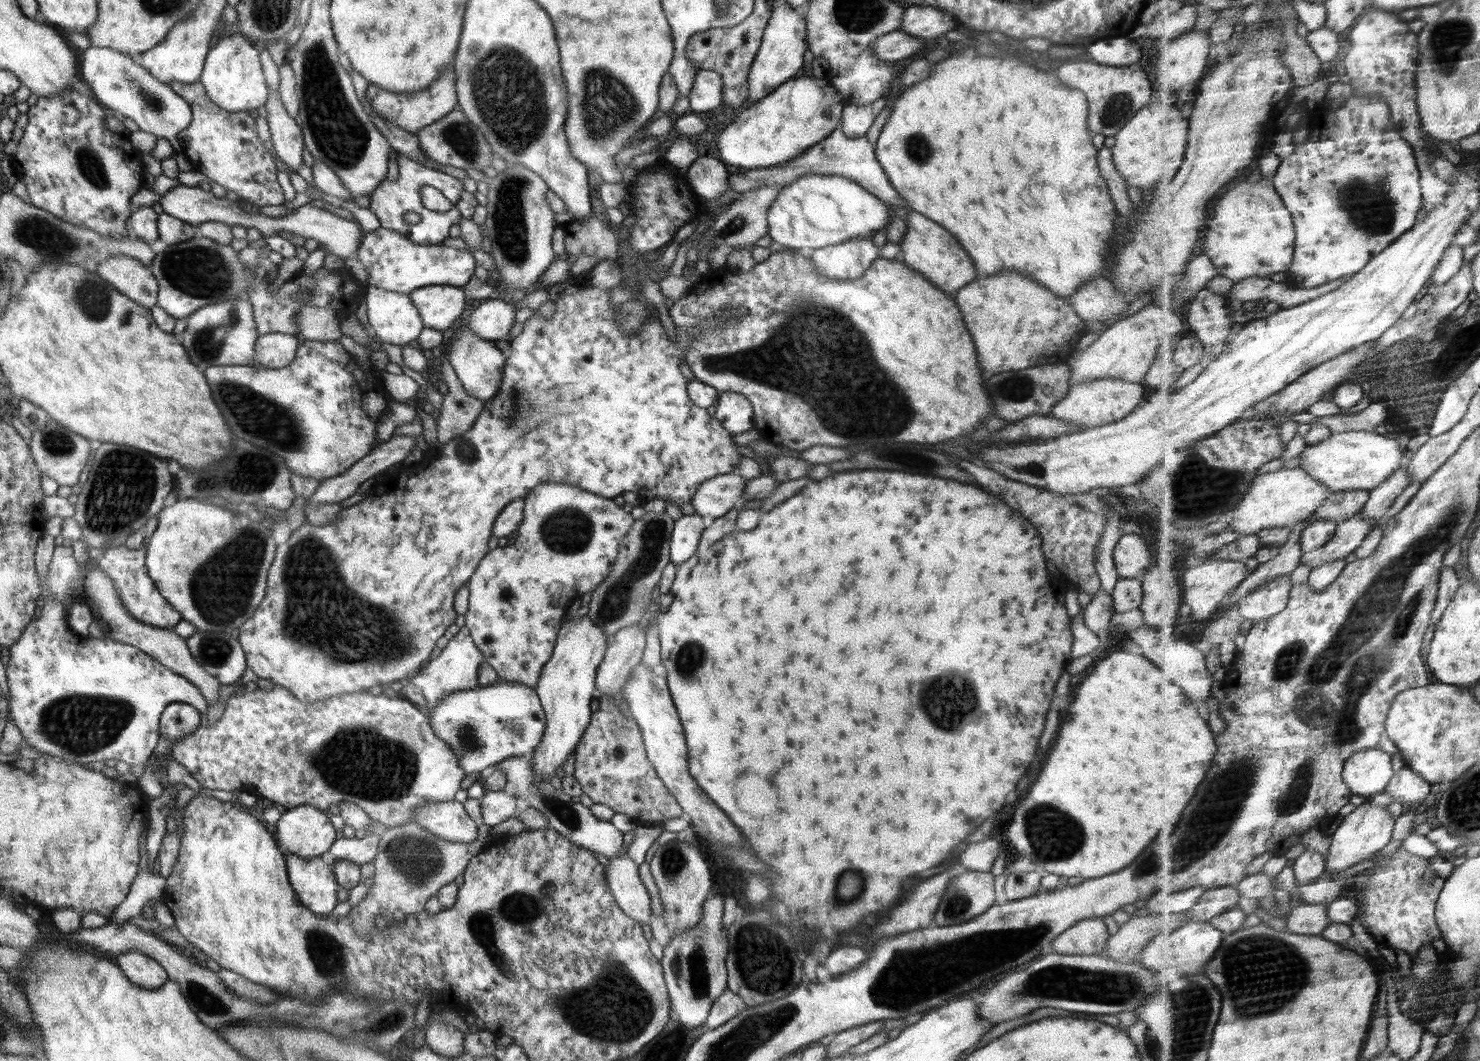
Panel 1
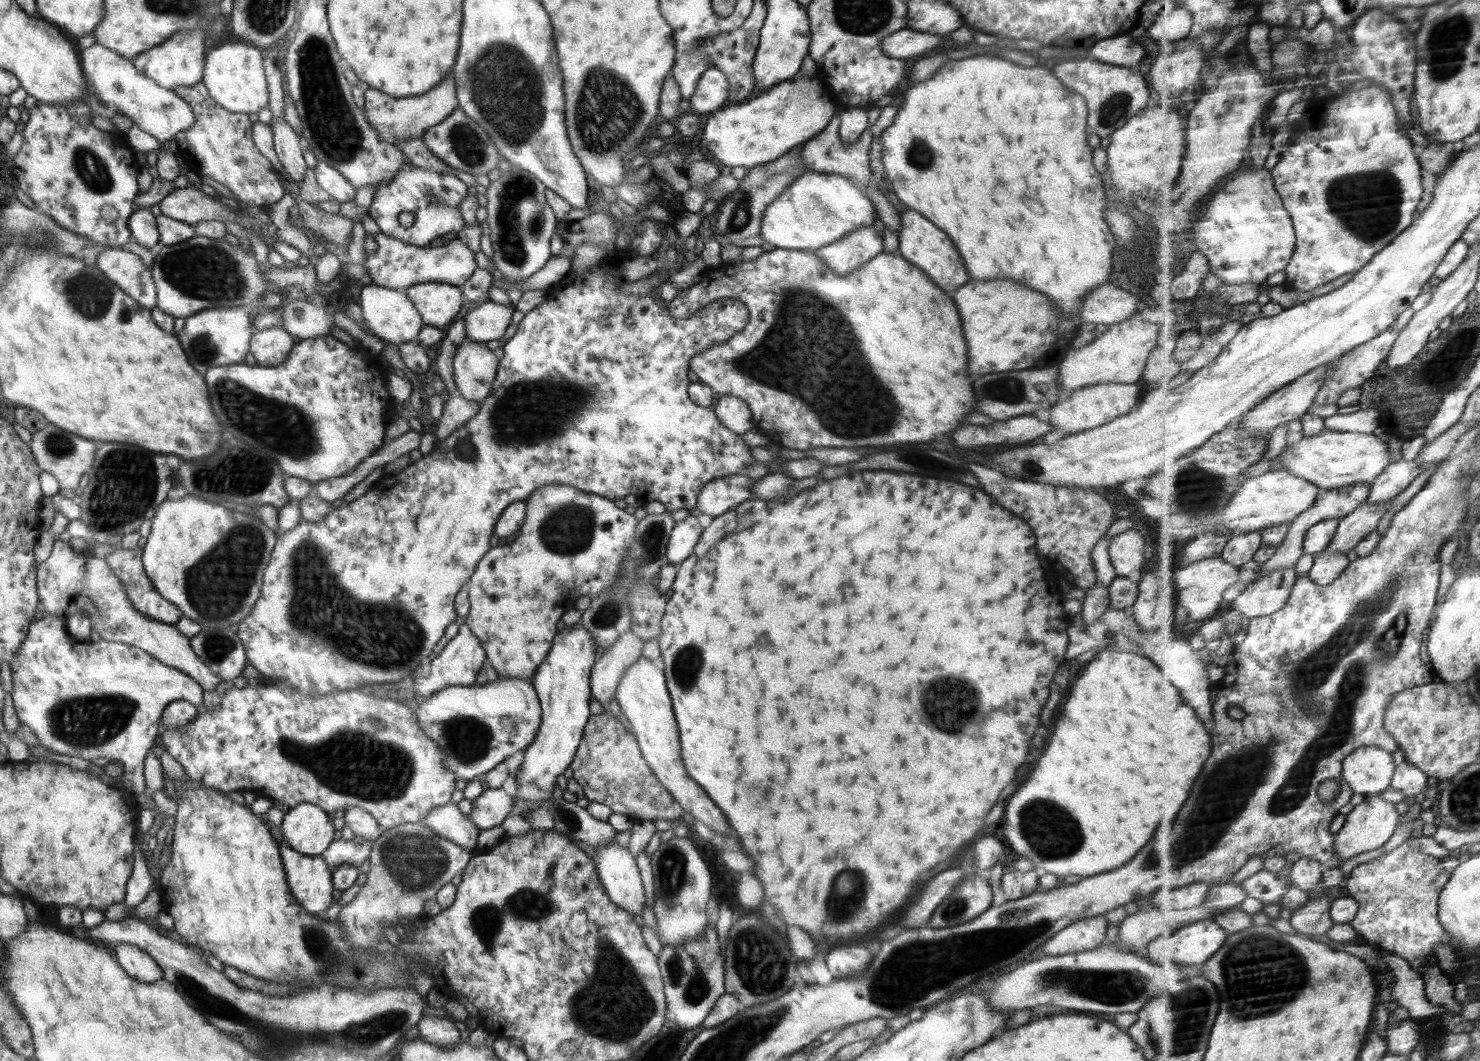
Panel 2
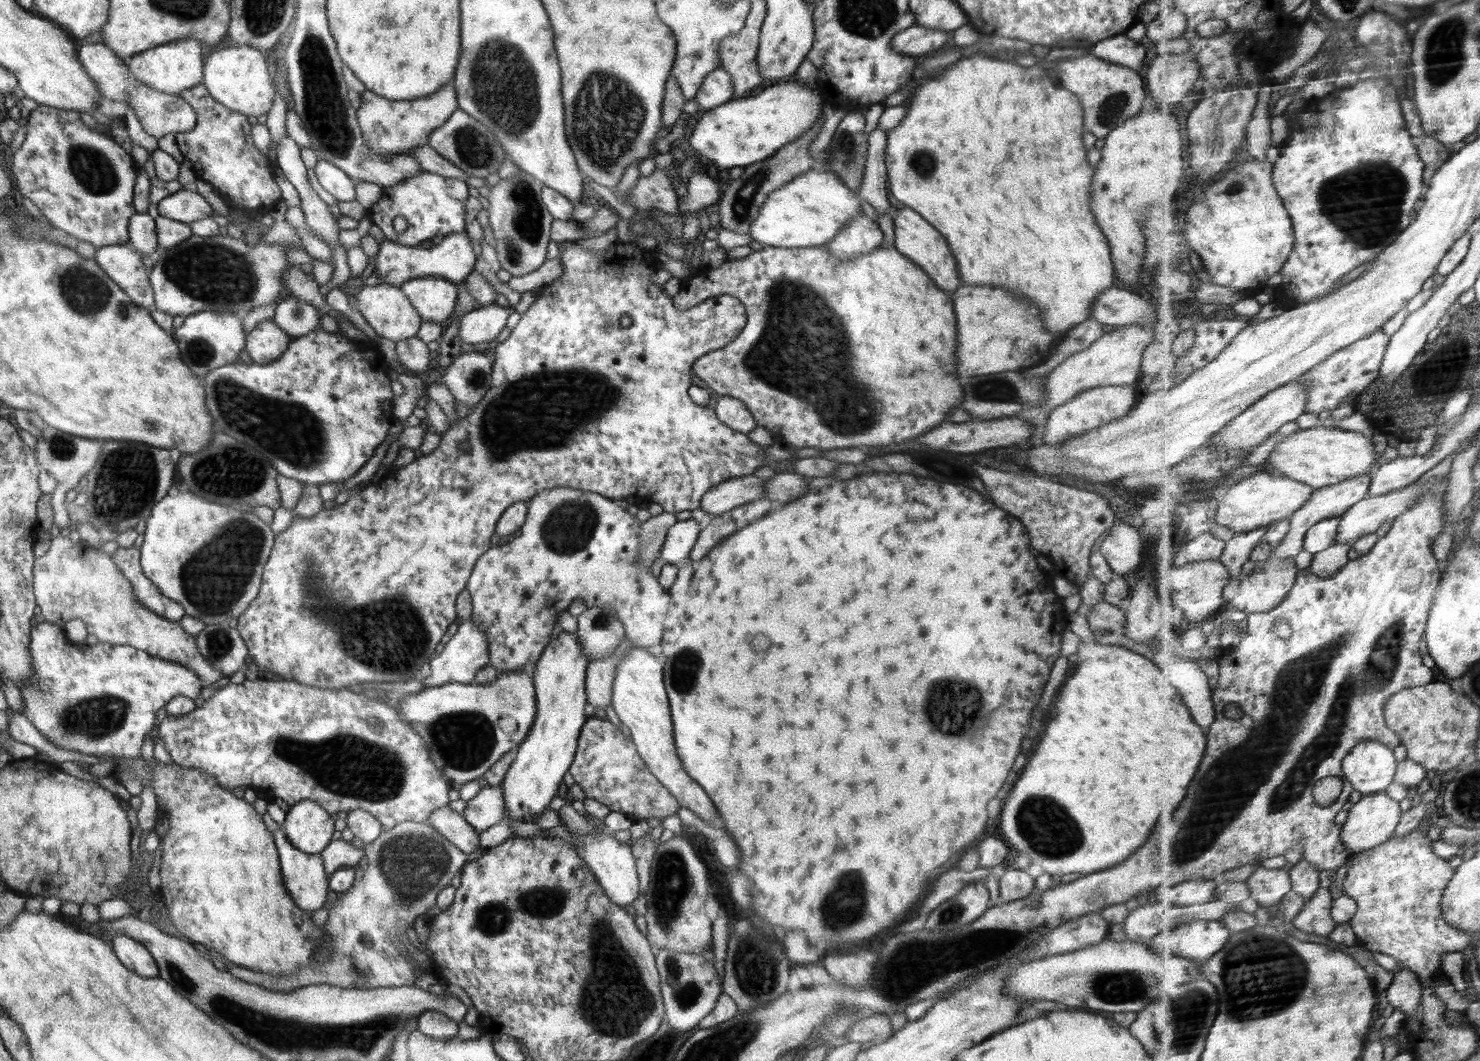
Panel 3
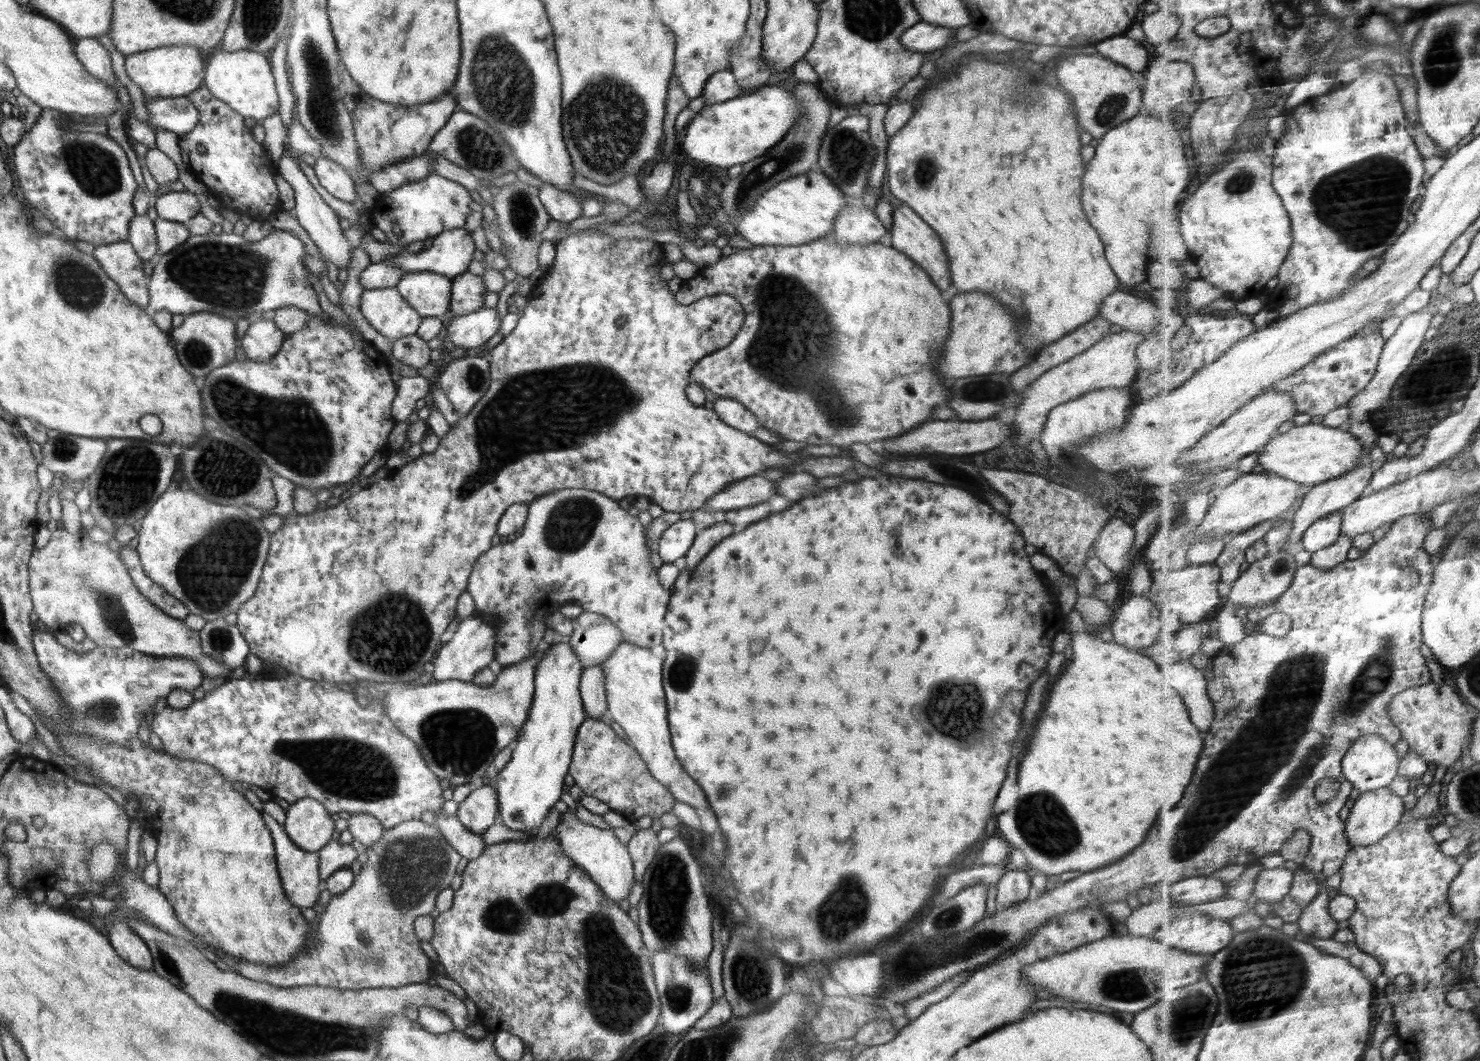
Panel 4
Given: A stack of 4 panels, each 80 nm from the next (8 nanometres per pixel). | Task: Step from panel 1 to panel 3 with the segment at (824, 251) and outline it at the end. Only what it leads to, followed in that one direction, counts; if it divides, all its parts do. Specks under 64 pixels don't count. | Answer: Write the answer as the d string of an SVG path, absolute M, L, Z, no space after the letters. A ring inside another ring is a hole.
M861 213L858 216L855 216L848 224L845 224L845 226L841 228L841 231L838 232L830 242L825 244L825 247L838 260L850 260L857 256L857 254L876 250L882 243L883 232L881 231L879 224L864 213Z

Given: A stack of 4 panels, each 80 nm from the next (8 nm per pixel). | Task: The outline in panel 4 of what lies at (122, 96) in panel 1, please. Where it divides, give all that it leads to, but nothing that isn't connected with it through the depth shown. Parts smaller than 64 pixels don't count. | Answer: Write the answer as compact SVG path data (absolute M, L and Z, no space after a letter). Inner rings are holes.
M73 38L73 49L76 58L84 65L84 68L92 75L105 82L108 86L114 87L114 70L110 53L96 38ZM160 97L150 99L145 104L149 116L147 124L154 131L164 128L181 136L190 132L199 122L200 112L189 98Z

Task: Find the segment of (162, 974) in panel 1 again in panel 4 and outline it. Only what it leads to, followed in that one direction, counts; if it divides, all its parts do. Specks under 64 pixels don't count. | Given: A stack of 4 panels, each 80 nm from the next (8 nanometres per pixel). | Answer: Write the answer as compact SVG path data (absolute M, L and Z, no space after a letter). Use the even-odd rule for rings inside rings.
M116 921L108 931L108 938L118 956L134 968L153 970L153 955L146 943L130 929L128 922Z

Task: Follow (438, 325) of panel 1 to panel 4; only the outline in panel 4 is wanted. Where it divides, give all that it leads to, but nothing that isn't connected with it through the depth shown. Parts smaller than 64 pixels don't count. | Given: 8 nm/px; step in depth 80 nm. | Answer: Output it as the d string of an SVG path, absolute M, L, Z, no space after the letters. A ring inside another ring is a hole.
M428 270L407 272L395 287L422 318L441 318L450 310L452 281L441 274Z

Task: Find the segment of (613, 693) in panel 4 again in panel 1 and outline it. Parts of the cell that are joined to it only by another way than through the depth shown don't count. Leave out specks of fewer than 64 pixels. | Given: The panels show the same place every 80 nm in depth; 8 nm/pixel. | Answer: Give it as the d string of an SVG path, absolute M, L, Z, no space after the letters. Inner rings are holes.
M645 664L633 668L631 676L618 697L626 712L634 717L640 727L648 760L654 765L658 778L674 796L683 812L690 815L695 825L702 829L703 837L716 846L743 846L740 830L730 822L728 816L702 791L689 773L686 735L671 697L667 679L658 676Z

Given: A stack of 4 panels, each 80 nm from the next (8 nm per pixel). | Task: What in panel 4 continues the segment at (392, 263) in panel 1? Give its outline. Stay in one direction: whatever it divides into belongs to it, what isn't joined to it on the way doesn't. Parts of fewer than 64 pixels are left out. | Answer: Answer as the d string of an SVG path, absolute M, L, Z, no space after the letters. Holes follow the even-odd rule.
M462 227L443 229L434 237L432 246L427 250L419 253L402 251L399 255L384 259L399 266L402 274L428 270L452 279L469 270L468 265L472 262L474 251L475 242Z

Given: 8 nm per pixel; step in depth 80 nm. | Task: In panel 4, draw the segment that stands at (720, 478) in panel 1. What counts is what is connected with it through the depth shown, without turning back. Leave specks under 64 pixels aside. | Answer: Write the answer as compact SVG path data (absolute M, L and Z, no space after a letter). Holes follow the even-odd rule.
M758 474L727 484L720 492L706 499L705 506L714 510L734 510L756 503L766 503L773 494L777 494L775 483Z

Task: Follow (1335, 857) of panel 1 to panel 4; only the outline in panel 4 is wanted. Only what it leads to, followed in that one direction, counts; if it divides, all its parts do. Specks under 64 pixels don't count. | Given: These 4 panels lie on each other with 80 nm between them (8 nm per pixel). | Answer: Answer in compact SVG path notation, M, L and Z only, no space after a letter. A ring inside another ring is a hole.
M1390 788L1362 793L1349 816L1348 835L1353 847L1372 846L1400 826L1406 802Z

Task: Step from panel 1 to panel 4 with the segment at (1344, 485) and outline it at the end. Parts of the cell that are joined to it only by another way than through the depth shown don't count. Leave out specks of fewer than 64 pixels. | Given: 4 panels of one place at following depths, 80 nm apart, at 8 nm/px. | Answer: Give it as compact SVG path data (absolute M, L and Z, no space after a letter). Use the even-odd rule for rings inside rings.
M1322 422L1295 425L1286 433L1278 433L1260 452L1258 462L1264 466L1265 472L1316 487L1356 469L1364 461L1364 456L1365 444L1361 438L1342 427L1331 427Z

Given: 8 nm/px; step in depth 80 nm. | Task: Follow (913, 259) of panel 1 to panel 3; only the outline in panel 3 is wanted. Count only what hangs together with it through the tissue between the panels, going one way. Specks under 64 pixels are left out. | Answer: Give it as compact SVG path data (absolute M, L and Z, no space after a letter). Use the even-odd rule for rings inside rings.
M905 207L898 209L893 217L895 224L895 246L906 258L914 261L943 291L955 291L963 280L958 276L956 260L944 240L942 234L938 234L936 228L932 228L922 216L918 216L913 208Z

